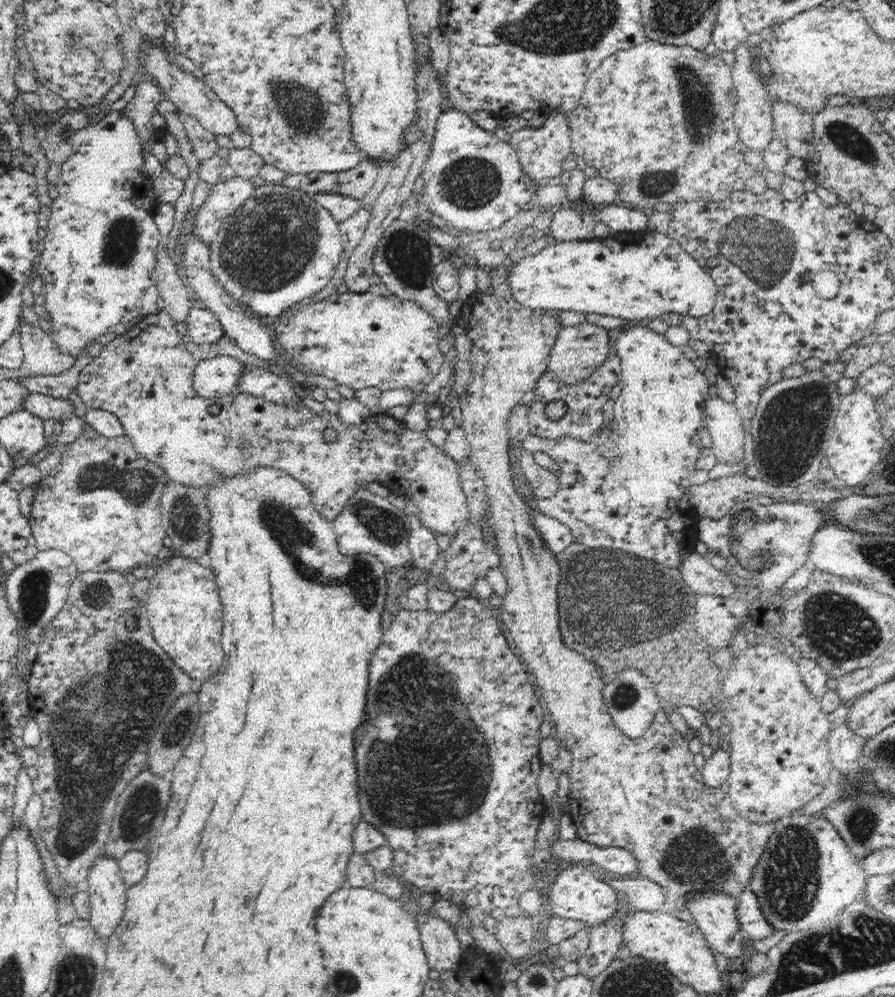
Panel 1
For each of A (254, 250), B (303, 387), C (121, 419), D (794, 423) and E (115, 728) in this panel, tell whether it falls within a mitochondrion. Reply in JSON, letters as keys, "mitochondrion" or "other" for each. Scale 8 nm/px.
{"A":"mitochondrion","B":"other","C":"other","D":"mitochondrion","E":"mitochondrion"}

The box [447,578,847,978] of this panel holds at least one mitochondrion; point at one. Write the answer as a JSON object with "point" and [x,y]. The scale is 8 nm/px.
{"point":[790,882]}

